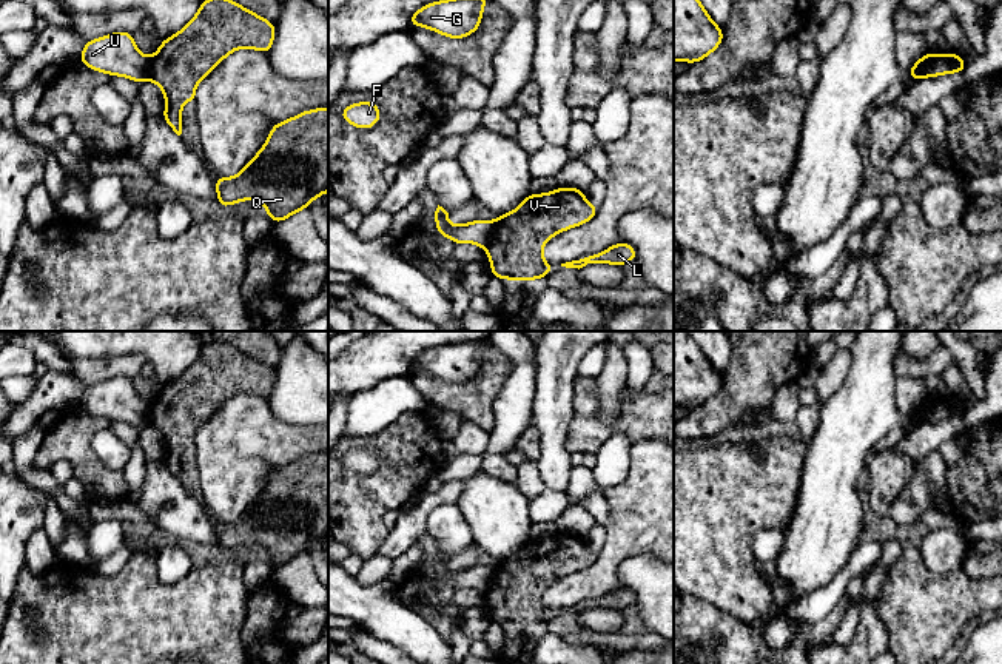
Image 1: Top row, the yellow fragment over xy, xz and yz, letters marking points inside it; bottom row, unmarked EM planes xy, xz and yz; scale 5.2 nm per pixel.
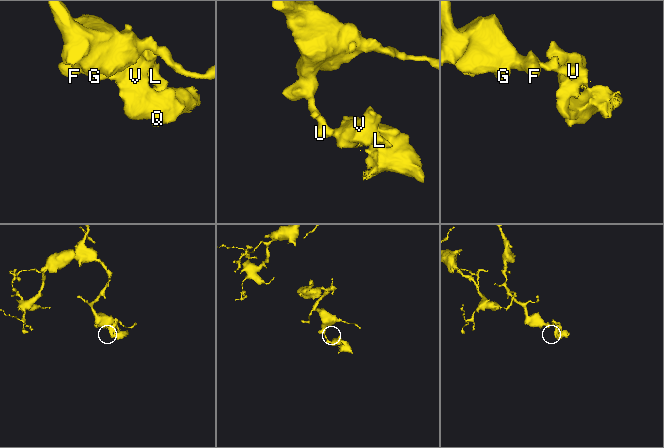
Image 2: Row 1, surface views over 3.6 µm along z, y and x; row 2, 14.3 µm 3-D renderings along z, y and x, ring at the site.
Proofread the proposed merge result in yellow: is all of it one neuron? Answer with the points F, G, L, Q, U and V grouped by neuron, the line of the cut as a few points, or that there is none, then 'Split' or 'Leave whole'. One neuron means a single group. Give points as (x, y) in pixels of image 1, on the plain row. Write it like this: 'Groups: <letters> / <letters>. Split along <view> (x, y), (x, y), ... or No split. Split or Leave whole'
Groups: F G U / L Q V. Split along xz (495, 567), (492, 584), (484, 592). Split

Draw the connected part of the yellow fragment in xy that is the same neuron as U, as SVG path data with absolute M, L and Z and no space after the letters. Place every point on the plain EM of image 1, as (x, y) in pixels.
M126 376L86 387L79 407L109 422L128 422L139 430L148 425L148 402L137 394L133 379Z

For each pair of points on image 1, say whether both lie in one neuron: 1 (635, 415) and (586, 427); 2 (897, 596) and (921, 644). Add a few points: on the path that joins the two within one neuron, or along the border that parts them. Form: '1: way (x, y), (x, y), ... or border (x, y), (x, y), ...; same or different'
1: way (623, 424), (615, 429), (598, 429); same
2: way (910, 609), (921, 620), (921, 632); same

